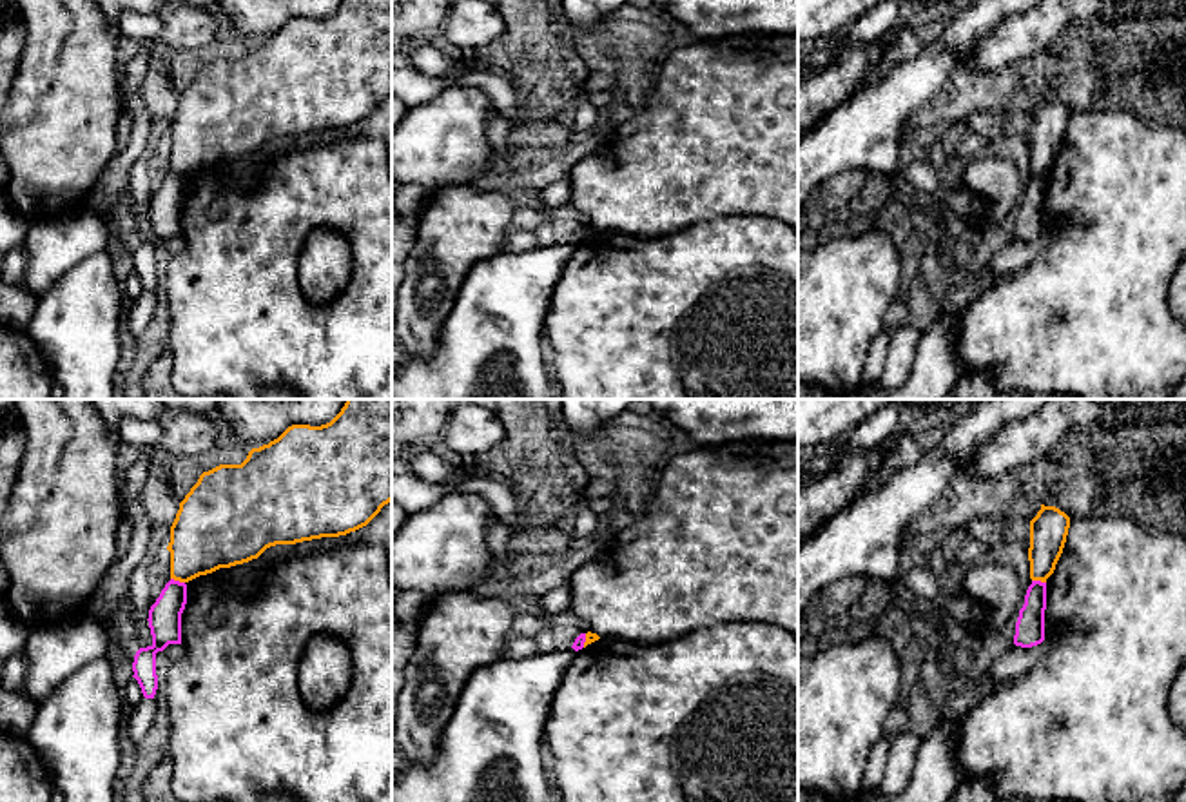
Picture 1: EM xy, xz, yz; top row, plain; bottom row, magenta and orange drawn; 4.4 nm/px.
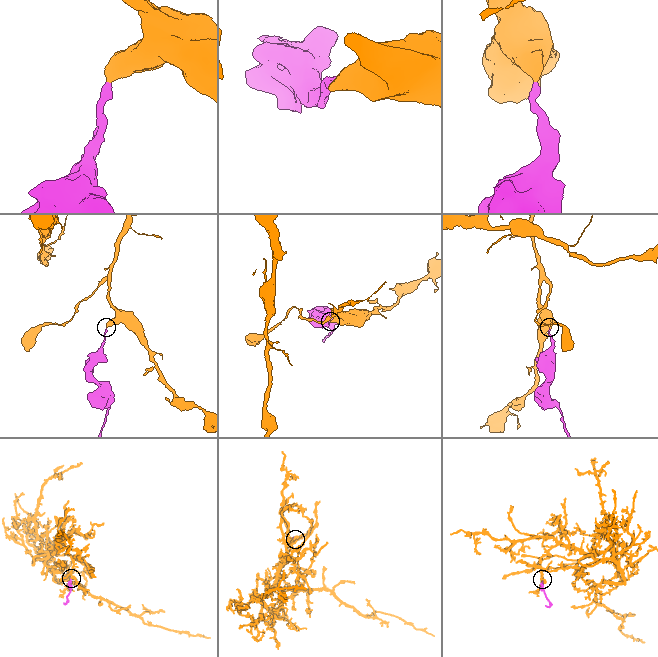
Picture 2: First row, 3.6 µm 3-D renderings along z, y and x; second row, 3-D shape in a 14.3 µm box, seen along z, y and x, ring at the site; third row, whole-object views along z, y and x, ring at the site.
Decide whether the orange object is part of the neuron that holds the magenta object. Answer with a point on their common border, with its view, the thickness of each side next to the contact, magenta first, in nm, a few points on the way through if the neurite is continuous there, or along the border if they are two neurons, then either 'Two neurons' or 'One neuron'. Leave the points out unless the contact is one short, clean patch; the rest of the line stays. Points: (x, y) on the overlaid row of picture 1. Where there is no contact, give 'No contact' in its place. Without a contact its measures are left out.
Touches magenta at xy (178, 581). Thickness 140 nm (magenta) against 320 nm. Boundary: xy (171, 577), (184, 583). Two neurons

